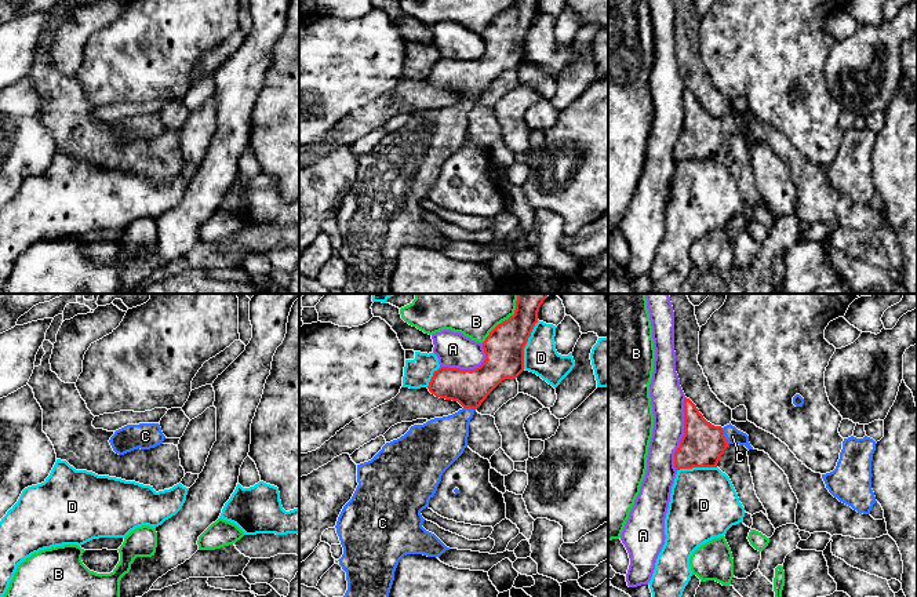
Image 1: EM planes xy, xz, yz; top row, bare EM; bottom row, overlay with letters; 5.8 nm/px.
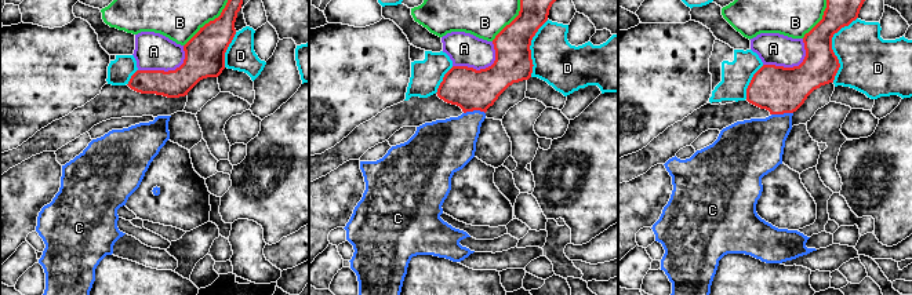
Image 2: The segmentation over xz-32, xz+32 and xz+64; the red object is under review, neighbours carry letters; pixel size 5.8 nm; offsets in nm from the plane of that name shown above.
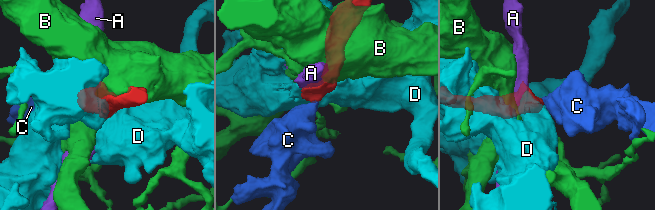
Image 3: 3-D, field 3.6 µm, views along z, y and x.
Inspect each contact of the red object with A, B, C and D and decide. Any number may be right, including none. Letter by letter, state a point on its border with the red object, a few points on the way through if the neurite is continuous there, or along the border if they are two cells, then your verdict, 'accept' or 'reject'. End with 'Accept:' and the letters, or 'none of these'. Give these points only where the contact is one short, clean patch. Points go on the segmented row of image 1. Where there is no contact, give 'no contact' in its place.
A: yz (684, 434) | reject
B: xz (508, 319) | reject
C: yz (724, 436) | across yz (702, 444), (724, 436), (732, 436) | accept
D: xz (526, 343) | reject
Accept: C

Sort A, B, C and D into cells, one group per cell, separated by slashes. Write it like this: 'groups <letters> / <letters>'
groups A / B / C / D

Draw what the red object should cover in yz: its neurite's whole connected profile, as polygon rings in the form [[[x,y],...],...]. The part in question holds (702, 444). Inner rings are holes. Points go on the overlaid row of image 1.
[[[684,400],[684,436],[674,452],[674,467],[717,467],[717,463],[729,444],[745,445],[753,449],[749,436],[731,423],[721,427],[707,422],[696,405]]]

